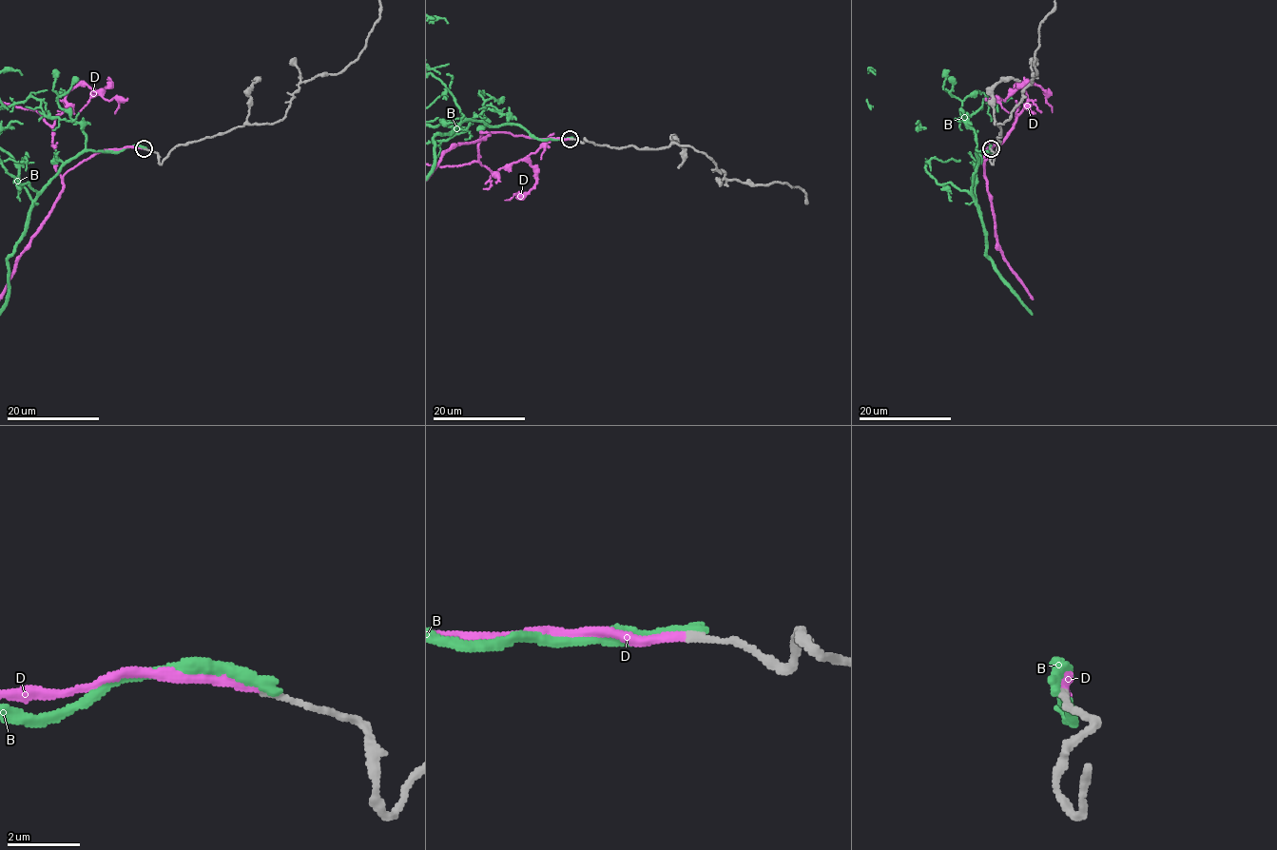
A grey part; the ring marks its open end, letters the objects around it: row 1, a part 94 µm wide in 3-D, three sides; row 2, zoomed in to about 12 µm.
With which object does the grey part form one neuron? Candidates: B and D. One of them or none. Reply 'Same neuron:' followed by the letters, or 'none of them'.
Same neuron: D

